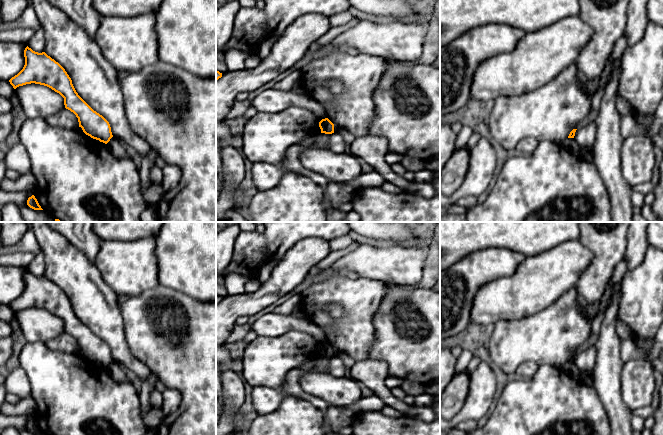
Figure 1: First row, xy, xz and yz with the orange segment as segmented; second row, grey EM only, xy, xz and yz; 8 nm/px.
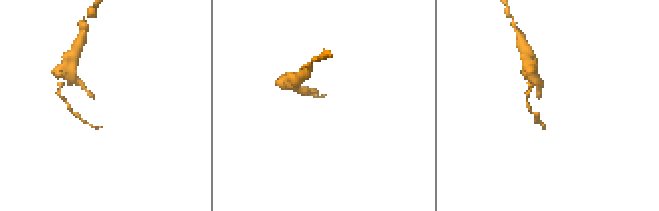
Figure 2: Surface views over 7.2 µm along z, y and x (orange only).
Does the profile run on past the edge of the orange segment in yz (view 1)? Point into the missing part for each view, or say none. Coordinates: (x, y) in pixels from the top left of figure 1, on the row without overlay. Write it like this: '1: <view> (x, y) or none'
1: none

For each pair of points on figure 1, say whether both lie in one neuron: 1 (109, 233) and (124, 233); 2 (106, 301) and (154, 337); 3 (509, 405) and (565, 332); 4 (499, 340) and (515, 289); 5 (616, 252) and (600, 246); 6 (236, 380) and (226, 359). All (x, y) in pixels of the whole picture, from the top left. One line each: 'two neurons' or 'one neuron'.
1: one neuron
2: two neurons
3: two neurons
4: two neurons
5: one neuron
6: two neurons

